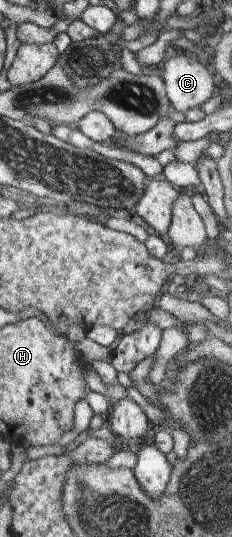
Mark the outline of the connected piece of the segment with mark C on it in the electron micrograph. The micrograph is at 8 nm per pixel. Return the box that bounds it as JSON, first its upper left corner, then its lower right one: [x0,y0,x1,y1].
[161,50,216,114]

